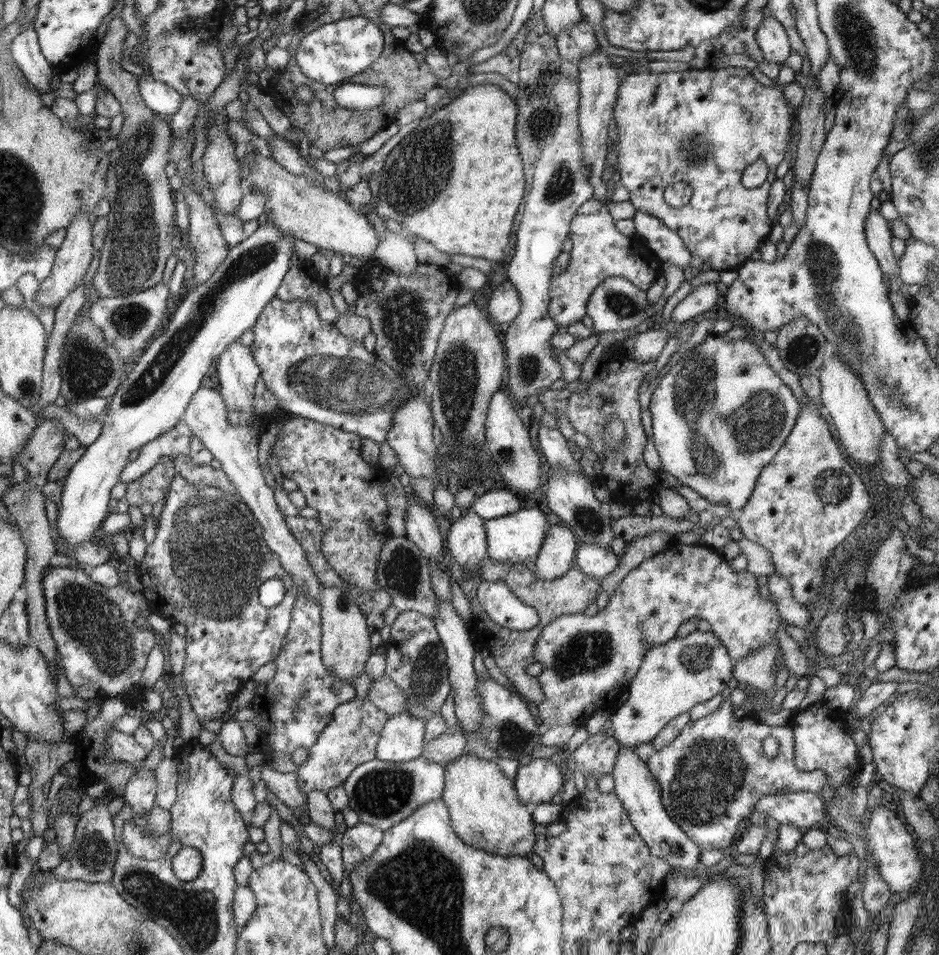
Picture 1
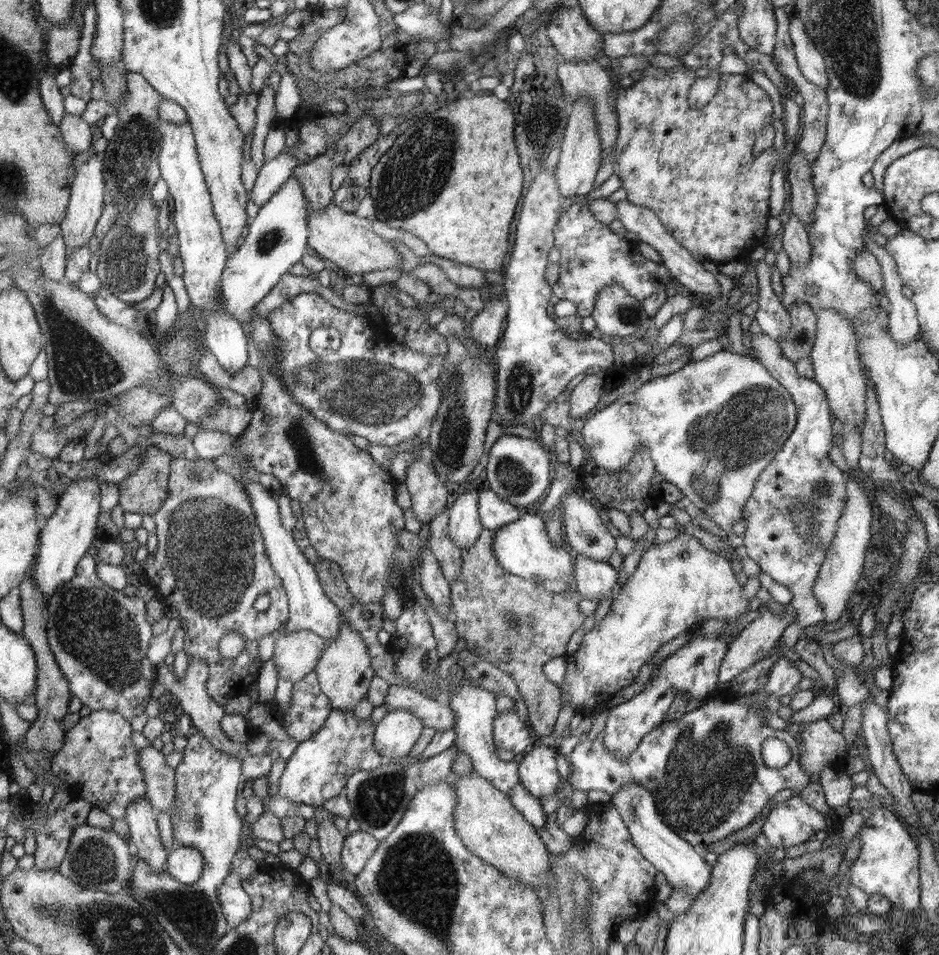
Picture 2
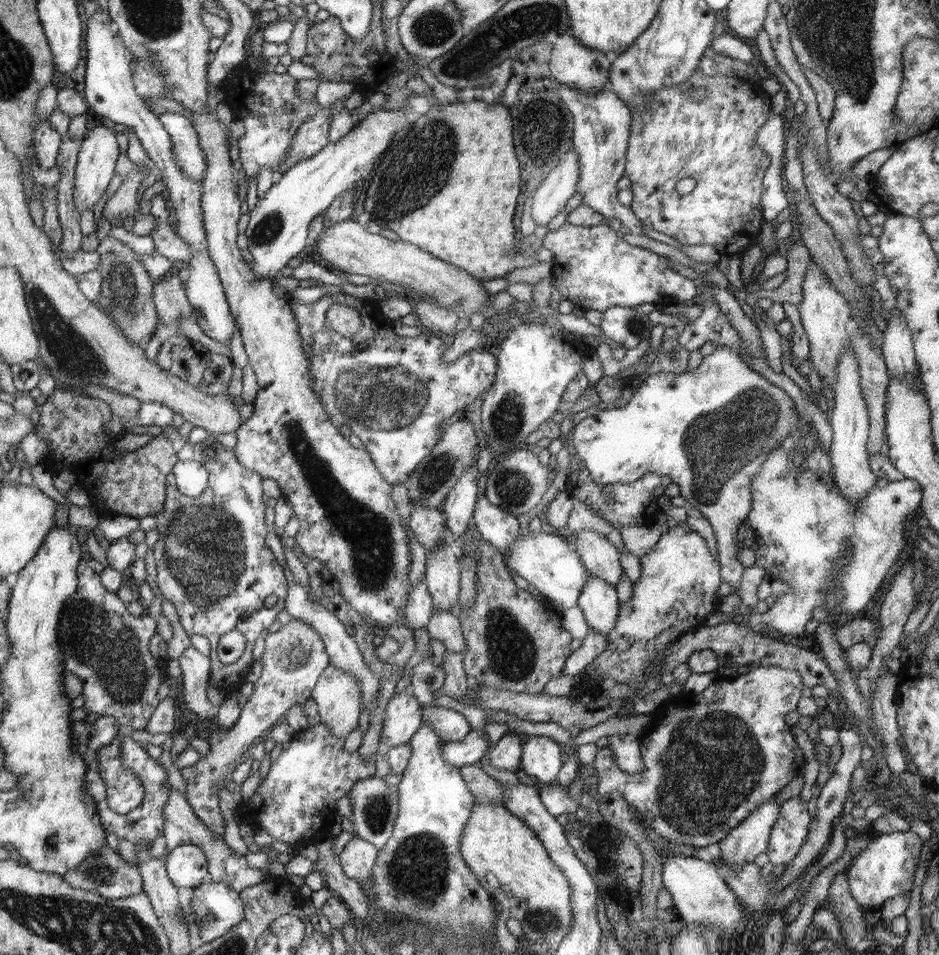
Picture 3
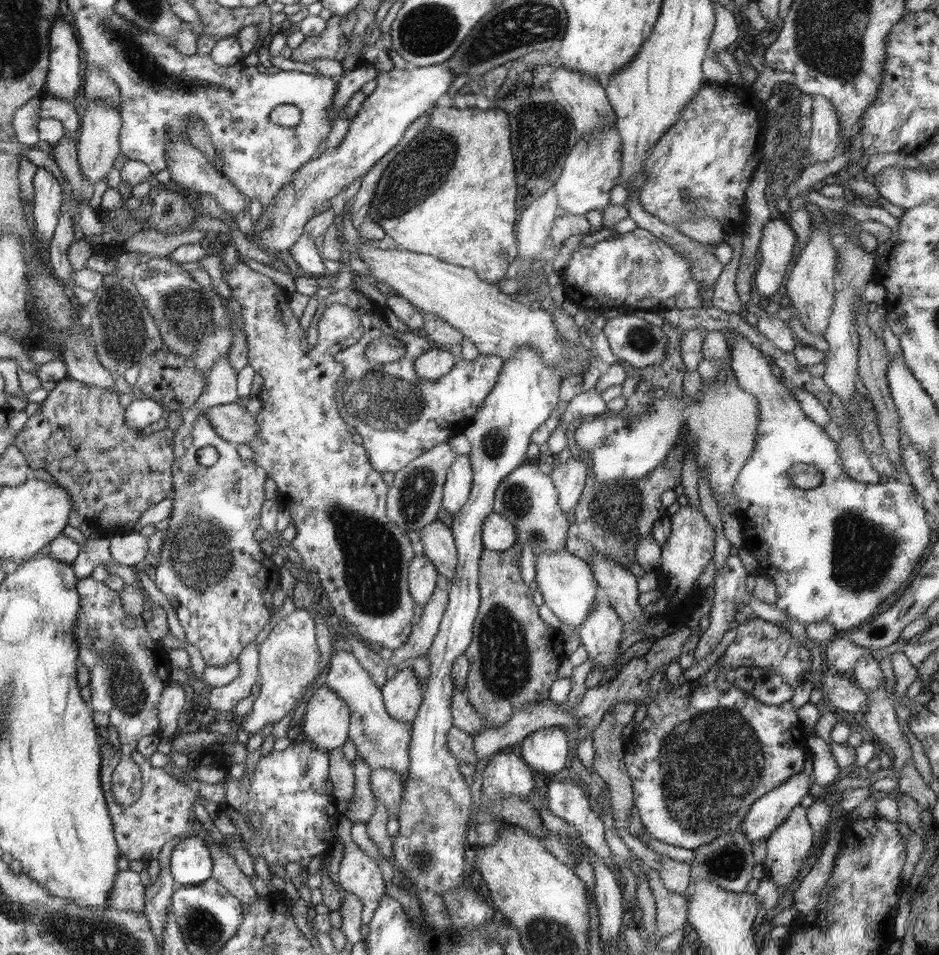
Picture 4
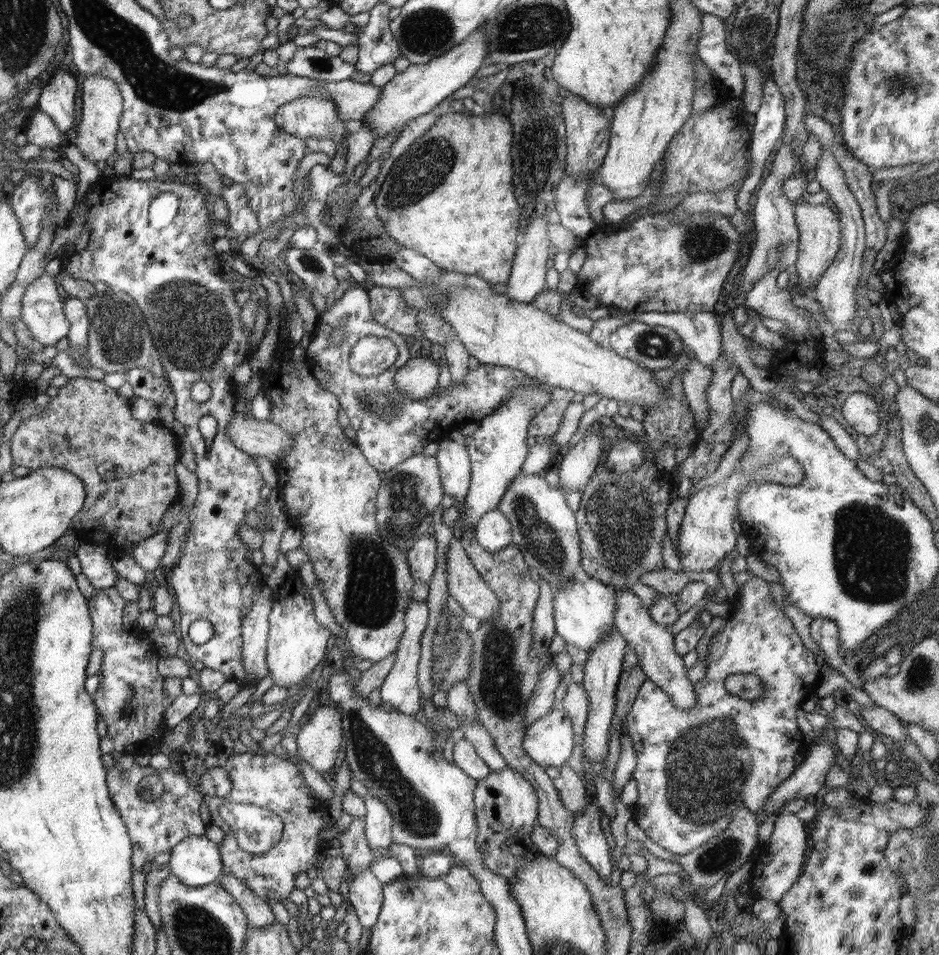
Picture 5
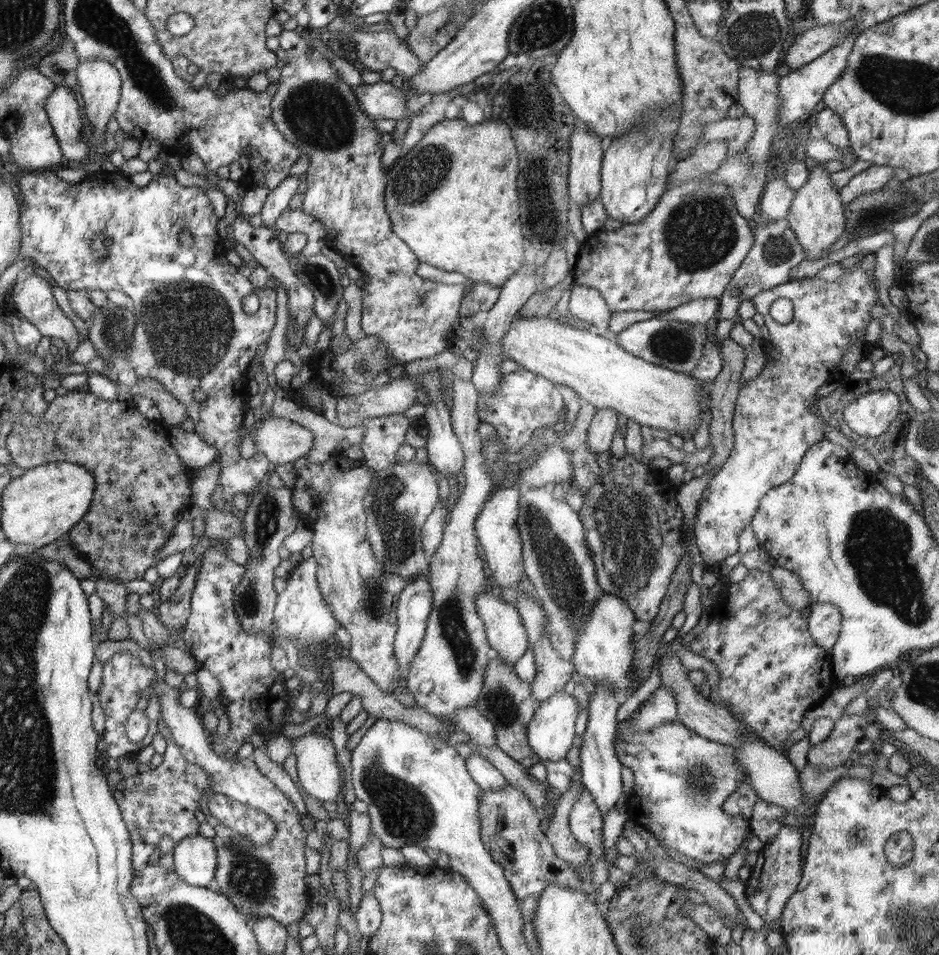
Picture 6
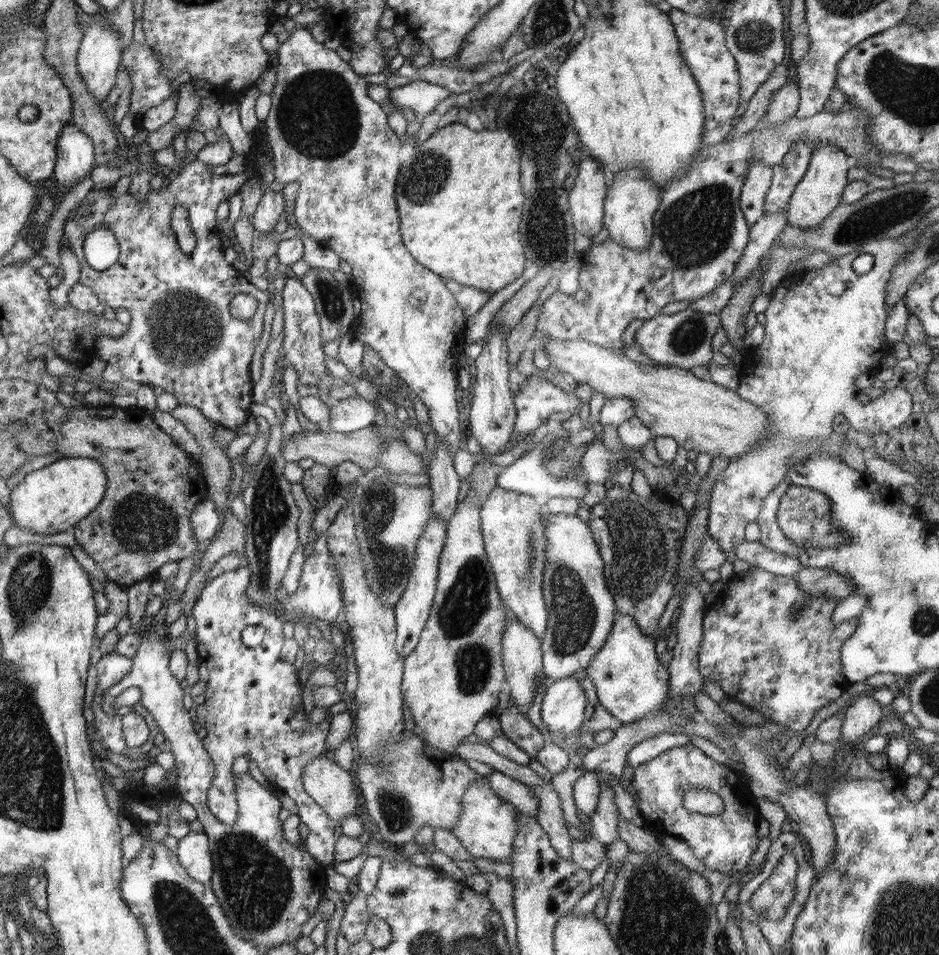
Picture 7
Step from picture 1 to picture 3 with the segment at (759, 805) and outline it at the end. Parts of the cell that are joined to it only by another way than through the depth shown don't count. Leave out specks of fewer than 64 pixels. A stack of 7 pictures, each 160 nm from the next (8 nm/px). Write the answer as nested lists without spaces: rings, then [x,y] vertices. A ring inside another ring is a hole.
[[[800,797],[786,800],[780,806],[780,816],[772,828],[770,842],[766,854],[770,862],[788,865],[800,852],[806,843],[812,823],[812,816],[808,811],[808,803]]]

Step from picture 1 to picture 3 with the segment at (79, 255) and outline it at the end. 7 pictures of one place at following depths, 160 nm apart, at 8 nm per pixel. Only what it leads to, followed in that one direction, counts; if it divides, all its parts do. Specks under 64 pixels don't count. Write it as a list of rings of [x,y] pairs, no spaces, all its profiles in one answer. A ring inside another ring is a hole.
[[[92,124],[90,132],[86,135],[84,134],[82,138],[80,152],[78,153],[77,158],[75,187],[73,192],[73,198],[77,210],[79,211],[79,217],[82,215],[80,212],[93,210],[94,206],[98,204],[98,200],[102,198],[102,194],[108,190],[108,184],[110,184],[110,180],[112,180],[112,176],[114,176],[114,164],[117,163],[116,158],[119,158],[118,142],[116,142],[116,136],[114,136],[114,132],[112,132],[110,128],[106,128],[106,126],[95,126]]]

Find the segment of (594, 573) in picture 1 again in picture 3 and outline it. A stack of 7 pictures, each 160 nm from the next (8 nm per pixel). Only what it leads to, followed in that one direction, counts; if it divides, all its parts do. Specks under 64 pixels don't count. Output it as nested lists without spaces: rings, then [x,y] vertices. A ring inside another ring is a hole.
[[[589,574],[577,605],[583,610],[590,627],[606,636],[613,627],[621,602],[617,589],[603,578]]]

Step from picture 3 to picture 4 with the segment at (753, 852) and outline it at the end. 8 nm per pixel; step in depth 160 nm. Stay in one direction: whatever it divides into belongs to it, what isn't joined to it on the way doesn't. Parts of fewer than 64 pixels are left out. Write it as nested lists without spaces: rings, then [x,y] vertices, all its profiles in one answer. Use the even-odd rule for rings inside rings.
[[[798,773],[756,800],[740,827],[746,839],[752,844],[767,841],[790,812],[800,805],[802,798],[809,794],[812,784],[806,773]]]

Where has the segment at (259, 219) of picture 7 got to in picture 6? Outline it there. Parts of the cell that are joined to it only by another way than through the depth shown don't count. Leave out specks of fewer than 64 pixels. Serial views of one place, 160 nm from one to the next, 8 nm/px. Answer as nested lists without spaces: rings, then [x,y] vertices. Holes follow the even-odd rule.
[[[288,175],[275,190],[269,191],[260,211],[264,226],[271,228],[273,222],[288,208],[292,196],[298,192],[300,182],[298,176]]]

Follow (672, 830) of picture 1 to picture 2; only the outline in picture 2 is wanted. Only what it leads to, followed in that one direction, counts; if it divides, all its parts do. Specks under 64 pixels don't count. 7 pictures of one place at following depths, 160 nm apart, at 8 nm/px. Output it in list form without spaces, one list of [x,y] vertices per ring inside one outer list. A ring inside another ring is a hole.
[[[634,781],[623,784],[620,792],[614,793],[611,805],[618,810],[622,821],[626,824],[631,840],[638,847],[640,853],[658,872],[662,872],[674,889],[682,889],[694,900],[709,883],[712,867],[704,861],[698,848],[693,847],[680,838],[672,828],[664,822],[654,804],[654,796],[648,792],[644,785]]]

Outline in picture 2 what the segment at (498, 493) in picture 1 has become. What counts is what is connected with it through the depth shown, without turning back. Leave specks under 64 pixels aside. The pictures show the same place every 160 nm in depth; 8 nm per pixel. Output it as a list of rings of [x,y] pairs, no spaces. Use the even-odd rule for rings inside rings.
[[[483,475],[481,481],[479,482],[480,488],[478,491],[478,510],[481,523],[484,525],[484,528],[488,530],[496,530],[502,528],[505,524],[513,523],[515,520],[518,520],[520,512],[518,507],[507,500],[501,499],[496,492],[487,487],[487,483],[483,480]]]

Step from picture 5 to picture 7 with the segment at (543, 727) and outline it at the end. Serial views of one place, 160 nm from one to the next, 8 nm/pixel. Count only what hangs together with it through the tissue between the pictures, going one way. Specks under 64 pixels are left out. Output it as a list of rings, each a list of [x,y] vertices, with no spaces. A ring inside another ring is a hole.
[[[572,676],[553,680],[541,702],[541,719],[551,734],[574,734],[584,722],[587,705],[579,679]]]

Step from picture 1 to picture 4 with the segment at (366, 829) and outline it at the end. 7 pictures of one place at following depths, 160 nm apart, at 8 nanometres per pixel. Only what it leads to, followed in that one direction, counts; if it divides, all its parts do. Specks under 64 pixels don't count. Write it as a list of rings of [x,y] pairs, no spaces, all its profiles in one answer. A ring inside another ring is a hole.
[[[342,815],[339,823],[334,828],[336,841],[341,843],[344,849],[342,850],[342,860],[340,860],[340,870],[338,870],[338,884],[344,890],[349,890],[359,896],[364,905],[361,916],[362,925],[368,925],[371,922],[374,911],[379,907],[380,900],[386,895],[384,893],[385,884],[379,864],[374,858],[370,858],[364,850],[361,850],[359,841],[351,838],[352,826],[354,826],[353,819],[349,815]]]

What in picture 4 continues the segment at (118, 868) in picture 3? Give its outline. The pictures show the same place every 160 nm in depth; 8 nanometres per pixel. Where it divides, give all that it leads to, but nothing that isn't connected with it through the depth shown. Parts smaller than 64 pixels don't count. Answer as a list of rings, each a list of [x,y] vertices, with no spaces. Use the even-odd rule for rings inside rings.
[[[130,869],[120,870],[116,874],[115,884],[110,889],[107,902],[118,910],[144,913],[145,887],[140,881],[140,874]]]

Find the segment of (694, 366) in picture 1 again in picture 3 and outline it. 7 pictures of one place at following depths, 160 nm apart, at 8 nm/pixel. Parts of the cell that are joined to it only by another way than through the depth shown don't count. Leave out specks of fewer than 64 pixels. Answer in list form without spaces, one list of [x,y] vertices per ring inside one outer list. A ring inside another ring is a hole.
[[[718,346],[710,356],[704,356],[702,363],[694,372],[686,372],[681,374],[680,378],[671,377],[668,373],[661,373],[660,371],[650,371],[645,375],[642,386],[634,392],[634,396],[623,406],[613,409],[601,409],[599,412],[591,412],[586,418],[582,419],[574,428],[574,449],[578,452],[578,456],[586,463],[587,469],[591,472],[592,480],[596,484],[630,484],[632,481],[638,480],[647,472],[653,472],[660,476],[669,476],[674,484],[680,487],[680,495],[683,496],[687,505],[691,505],[696,510],[699,510],[712,525],[715,537],[717,538],[716,555],[720,563],[720,574],[723,582],[734,586],[736,589],[731,595],[740,596],[740,579],[744,570],[742,563],[736,558],[738,549],[737,530],[740,524],[746,522],[748,513],[751,509],[752,502],[752,479],[761,470],[760,465],[768,459],[768,455],[778,447],[778,444],[783,442],[789,434],[792,434],[797,426],[800,424],[798,418],[798,411],[794,406],[794,400],[775,386],[770,384],[764,376],[755,372],[750,365],[744,362],[738,350],[732,350],[724,346]]]

